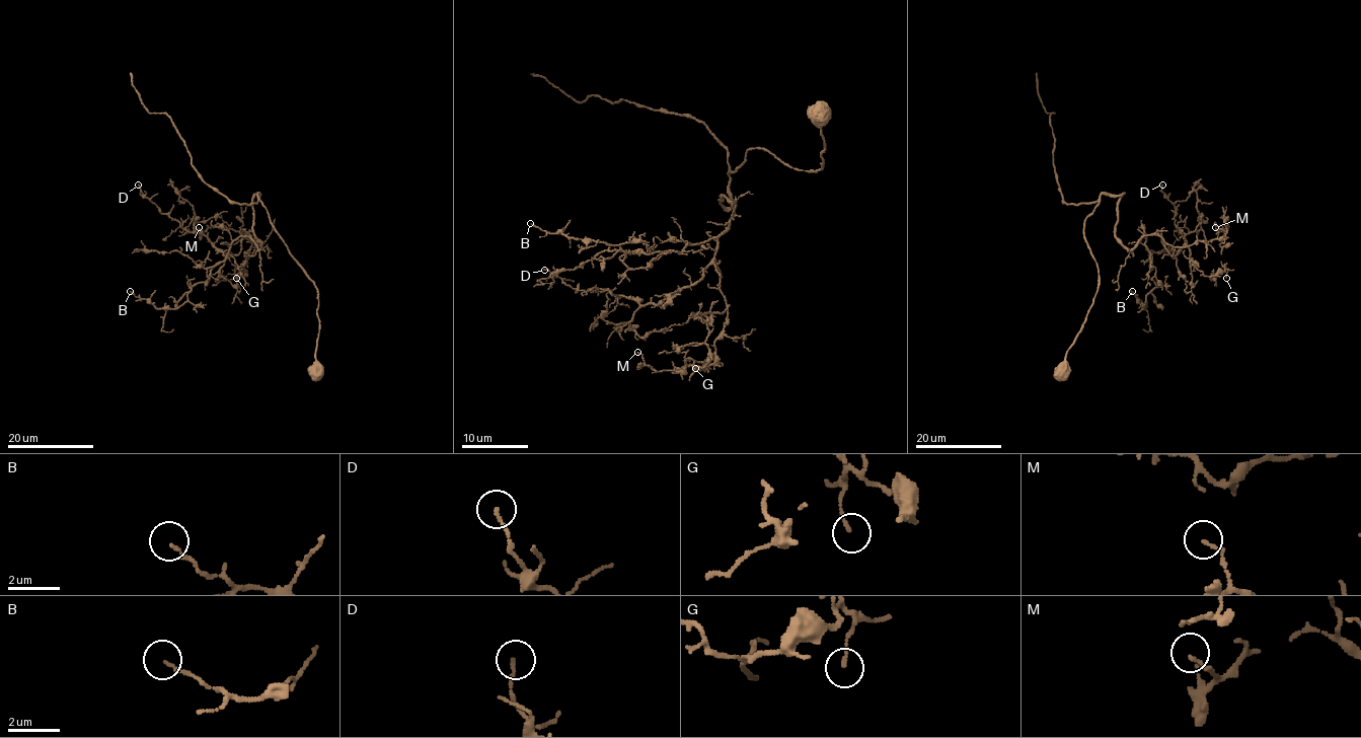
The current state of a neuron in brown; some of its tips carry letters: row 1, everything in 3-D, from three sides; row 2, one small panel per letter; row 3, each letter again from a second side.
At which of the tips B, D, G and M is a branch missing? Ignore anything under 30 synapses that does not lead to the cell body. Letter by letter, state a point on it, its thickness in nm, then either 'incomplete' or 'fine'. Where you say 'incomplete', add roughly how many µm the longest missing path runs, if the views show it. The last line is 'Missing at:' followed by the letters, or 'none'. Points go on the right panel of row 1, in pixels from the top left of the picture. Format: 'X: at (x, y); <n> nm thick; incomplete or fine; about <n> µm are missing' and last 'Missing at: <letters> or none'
B: at (1132, 291); 120 nm thick; fine
D: at (1162, 185); 120 nm thick; fine
G: at (1226, 278); 130 nm thick; fine
M: at (1215, 227); 100 nm thick; fine
Missing at: none

